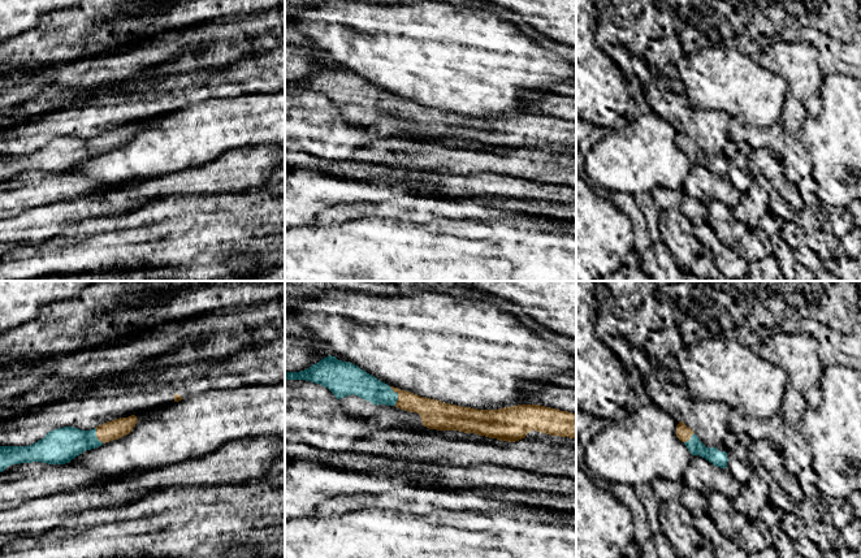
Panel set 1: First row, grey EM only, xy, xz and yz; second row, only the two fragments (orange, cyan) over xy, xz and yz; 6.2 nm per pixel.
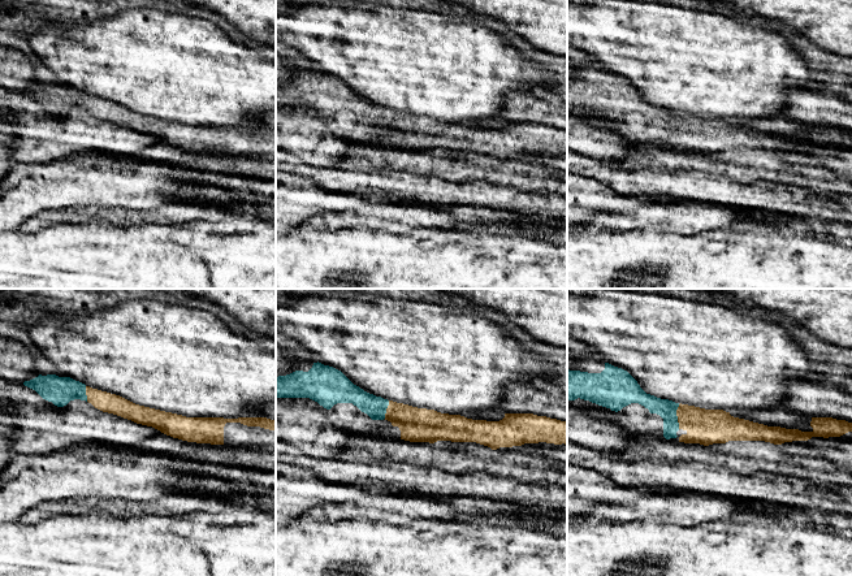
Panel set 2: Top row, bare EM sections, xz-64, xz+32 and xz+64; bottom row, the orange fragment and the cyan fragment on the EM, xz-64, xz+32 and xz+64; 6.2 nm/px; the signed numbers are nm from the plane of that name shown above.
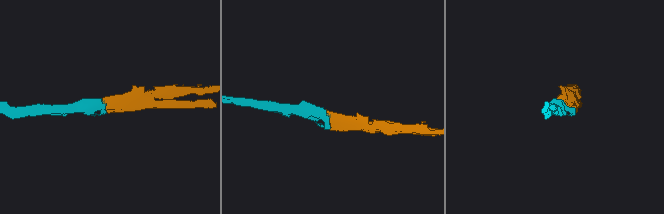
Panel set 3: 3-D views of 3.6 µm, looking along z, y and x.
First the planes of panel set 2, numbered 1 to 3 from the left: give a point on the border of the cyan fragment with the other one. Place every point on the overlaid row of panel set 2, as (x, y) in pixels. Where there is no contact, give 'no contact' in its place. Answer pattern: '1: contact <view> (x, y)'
1: contact xz-64 (86, 394)
2: contact xz+32 (386, 410)
3: contact xz+64 (677, 415)

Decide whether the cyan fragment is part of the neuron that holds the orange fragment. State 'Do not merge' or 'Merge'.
Merge

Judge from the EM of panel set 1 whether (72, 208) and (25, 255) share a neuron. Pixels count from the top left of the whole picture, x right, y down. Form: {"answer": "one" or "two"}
{"answer": "two"}

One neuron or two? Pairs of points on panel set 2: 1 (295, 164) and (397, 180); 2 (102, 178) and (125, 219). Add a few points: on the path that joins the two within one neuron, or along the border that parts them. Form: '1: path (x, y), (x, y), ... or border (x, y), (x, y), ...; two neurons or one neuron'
1: path (320, 177), (338, 181), (372, 181); one neuron
2: border (150, 208), (112, 208), (107, 213); two neurons

